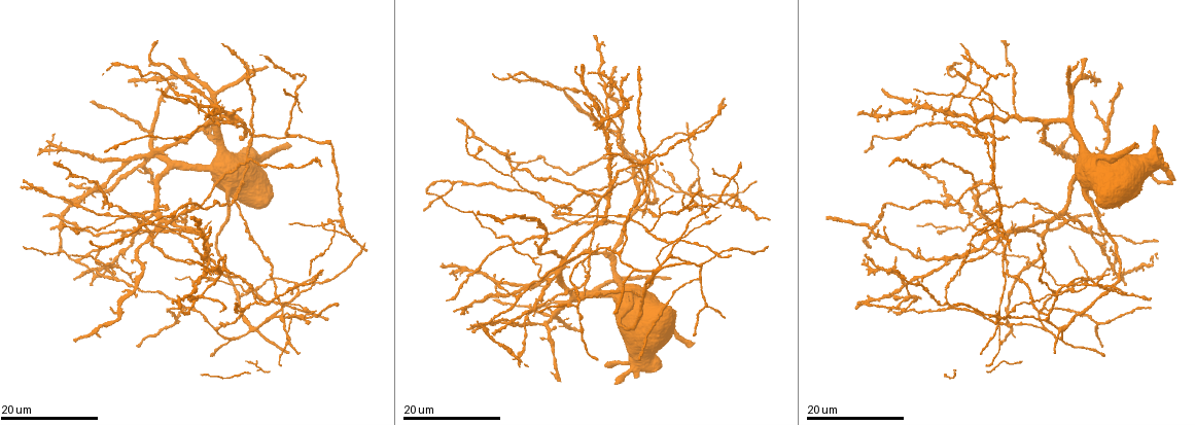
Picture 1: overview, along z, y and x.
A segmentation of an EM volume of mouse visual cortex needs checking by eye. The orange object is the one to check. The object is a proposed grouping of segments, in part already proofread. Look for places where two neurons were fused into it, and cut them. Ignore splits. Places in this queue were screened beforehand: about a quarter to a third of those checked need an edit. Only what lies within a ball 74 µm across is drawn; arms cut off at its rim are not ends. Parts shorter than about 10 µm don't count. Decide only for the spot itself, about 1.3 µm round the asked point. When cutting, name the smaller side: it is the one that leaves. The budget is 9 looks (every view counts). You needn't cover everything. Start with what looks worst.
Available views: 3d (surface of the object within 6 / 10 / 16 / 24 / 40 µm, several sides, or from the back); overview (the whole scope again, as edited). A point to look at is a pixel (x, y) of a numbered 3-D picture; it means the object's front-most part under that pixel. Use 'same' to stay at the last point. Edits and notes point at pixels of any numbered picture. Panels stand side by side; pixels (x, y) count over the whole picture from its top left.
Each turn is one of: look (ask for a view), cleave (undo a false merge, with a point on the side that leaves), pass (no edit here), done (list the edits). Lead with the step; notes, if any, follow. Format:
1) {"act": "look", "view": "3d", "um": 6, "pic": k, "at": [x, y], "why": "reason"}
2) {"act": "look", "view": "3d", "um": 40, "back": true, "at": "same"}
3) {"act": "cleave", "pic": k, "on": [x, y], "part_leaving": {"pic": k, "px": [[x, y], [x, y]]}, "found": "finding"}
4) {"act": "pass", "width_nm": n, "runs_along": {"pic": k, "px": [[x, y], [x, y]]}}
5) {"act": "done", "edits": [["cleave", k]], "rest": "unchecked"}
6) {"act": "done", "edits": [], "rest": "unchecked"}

{"act": "look", "view": "3d", "um": 24, "pic": 1, "at": [972, 96], "why": "small branch off a trunk"}

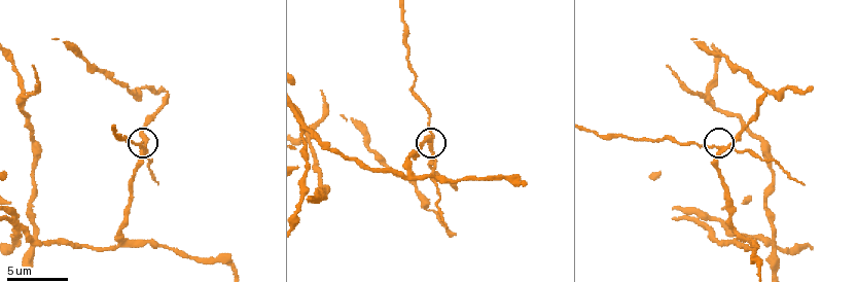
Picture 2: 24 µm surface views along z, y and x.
{"act": "look", "view": "3d", "um": 10, "pic": 2, "at": [719, 146]}

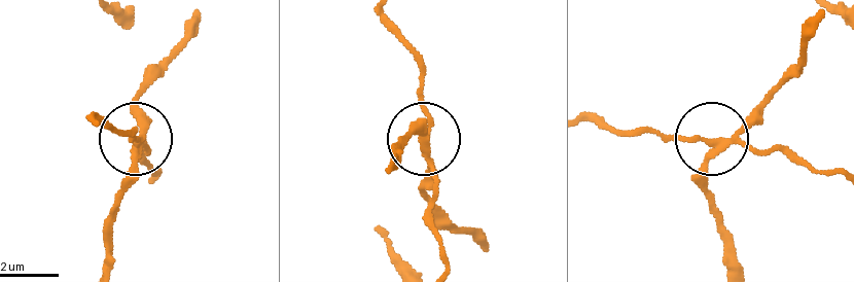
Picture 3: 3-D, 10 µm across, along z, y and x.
{"act": "pass", "arms": 3, "runs_along": {"pic": 3, "px": [[731, 262], [704, 174], [709, 139], [626, 130]]}, "found": "continuous, no second neuron"}

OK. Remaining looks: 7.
{"act": "look", "view": "3d", "um": 24, "pic": 1, "at": [668, 245], "why": "three-way junction"}

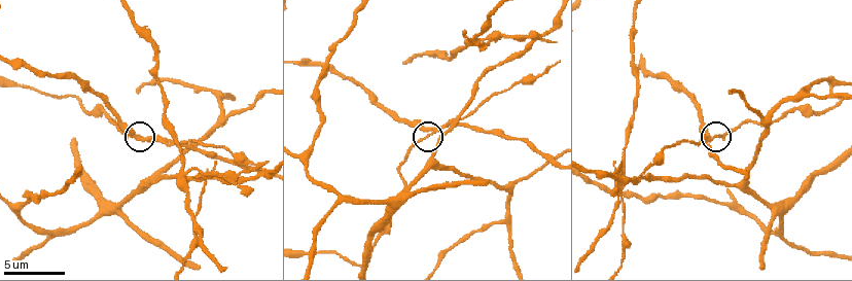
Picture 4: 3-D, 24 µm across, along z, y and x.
{"act": "look", "view": "3d", "um": 10, "pic": 4, "at": [433, 134]}

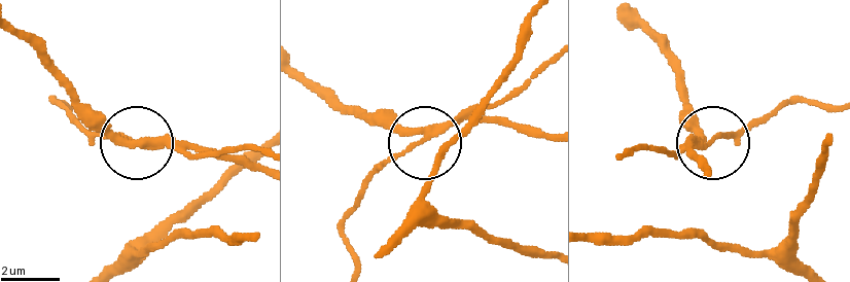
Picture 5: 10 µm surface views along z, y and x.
{"act": "cleave", "pic": 5, "on": [676, 155], "arms": 3, "found": "two neurons meet here"}

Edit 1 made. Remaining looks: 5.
{"act": "look", "view": "overview", "why": "redraw"}

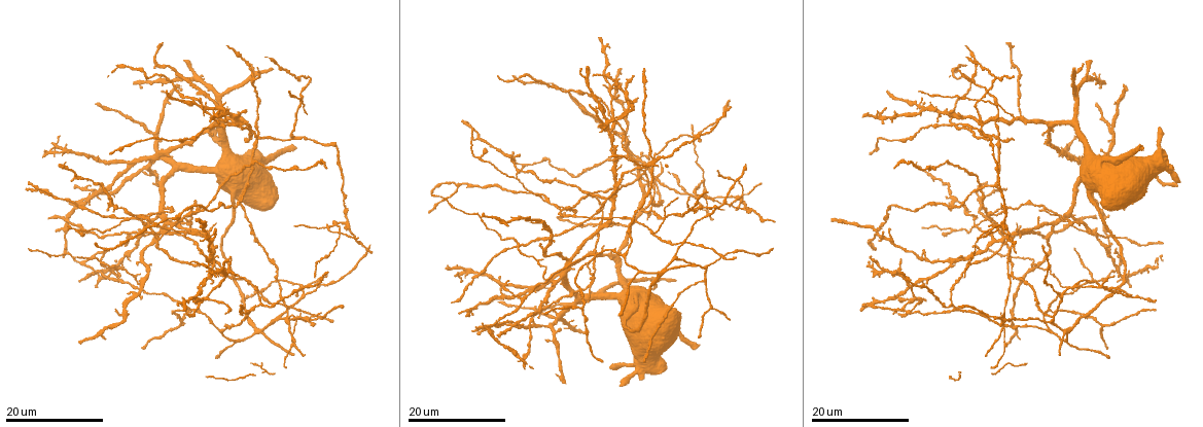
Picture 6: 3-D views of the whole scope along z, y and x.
{"act": "look", "view": "3d", "um": 24, "pic": 6, "at": [231, 123], "why": "three arms meet"}

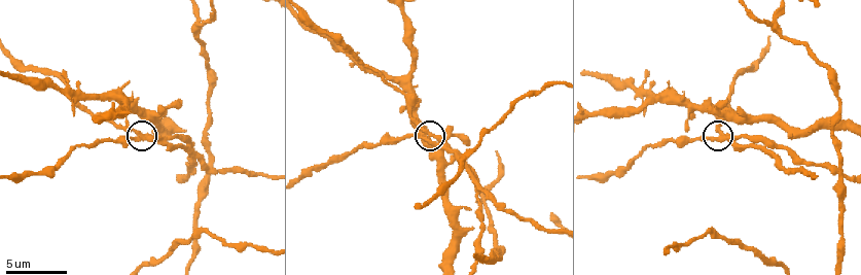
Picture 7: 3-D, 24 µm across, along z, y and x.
{"act": "look", "view": "3d", "um": 6, "pic": 7, "at": [139, 133]}

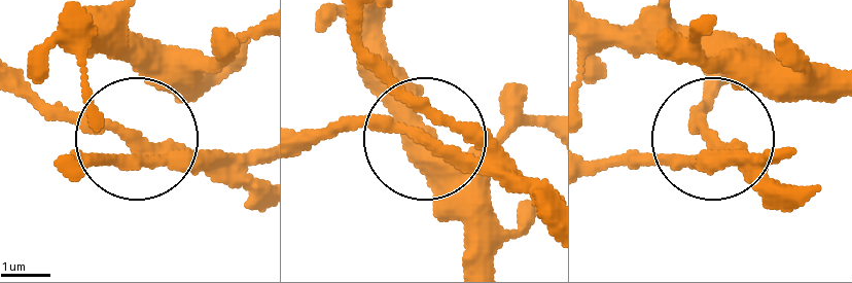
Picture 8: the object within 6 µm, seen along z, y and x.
{"act": "pass", "width_nm": 240, "runs_along": {"pic": 8, "px": [[357, 15], [361, 52], [430, 135], [308, 127]]}, "found": "all the same neuron"}

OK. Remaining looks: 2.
{"act": "look", "view": "3d", "um": 6, "pic": 2, "at": [411, 174], "why": "three-way junction"}

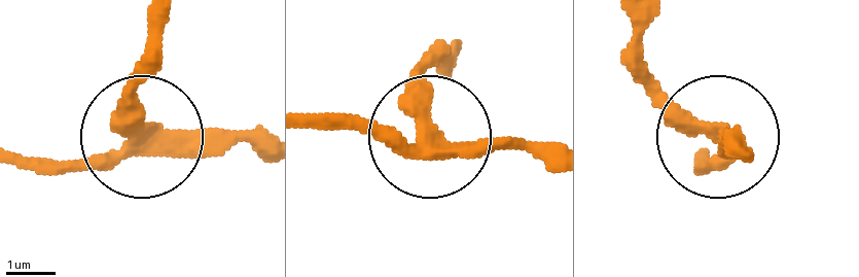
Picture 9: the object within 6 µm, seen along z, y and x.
{"act": "pass", "arms": 3, "runs_along": {"pic": 9, "px": [[305, 111], [423, 132], [435, 41]]}, "found": "all the same neuron"}

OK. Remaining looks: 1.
{"act": "done", "edits": [["cleave", 5]], "rest": "unchecked"}

